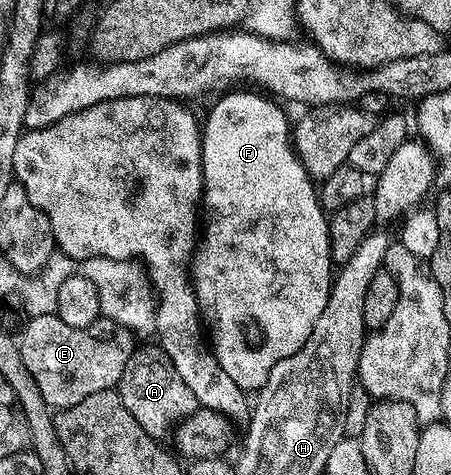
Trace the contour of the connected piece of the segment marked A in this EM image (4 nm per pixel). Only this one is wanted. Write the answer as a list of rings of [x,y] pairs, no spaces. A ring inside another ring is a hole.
[[[159,346],[137,347],[126,362],[126,370],[122,370],[118,391],[122,398],[122,406],[126,406],[130,414],[134,414],[134,422],[138,422],[138,426],[142,426],[142,430],[146,430],[146,434],[154,438],[167,437],[174,426],[190,414],[194,414],[198,406],[190,386],[182,382],[178,370],[174,370],[174,362]]]

